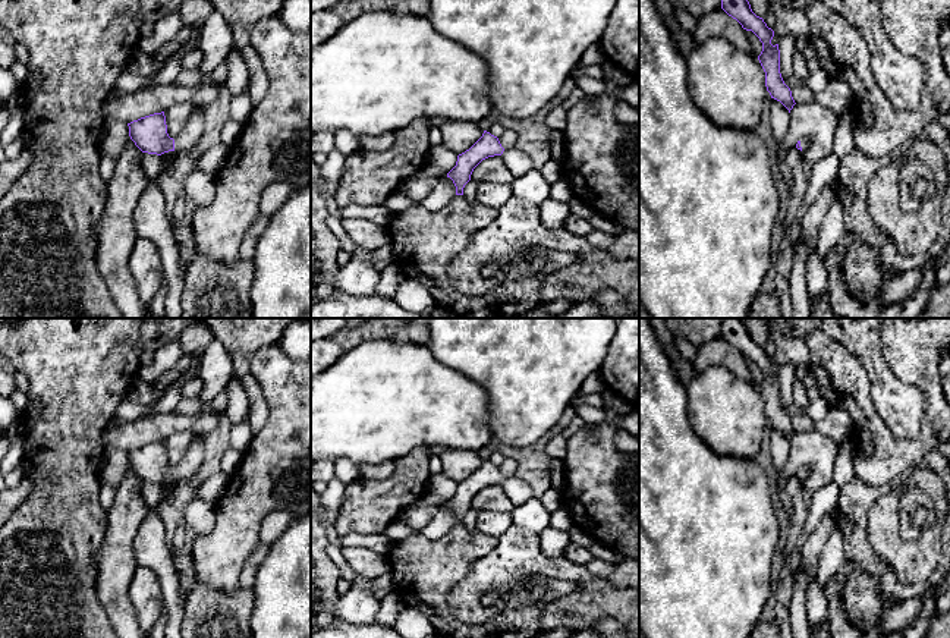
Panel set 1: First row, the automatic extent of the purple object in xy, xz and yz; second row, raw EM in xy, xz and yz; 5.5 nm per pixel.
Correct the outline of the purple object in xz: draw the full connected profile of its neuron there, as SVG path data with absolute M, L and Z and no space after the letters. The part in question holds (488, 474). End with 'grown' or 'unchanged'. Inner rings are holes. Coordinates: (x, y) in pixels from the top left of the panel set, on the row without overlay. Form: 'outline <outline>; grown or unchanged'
outline M484 459L482 465L465 481L457 484L456 494L447 502L456 515L456 524L463 524L474 497L485 487L501 484L515 507L534 497L532 488L518 477L504 478L497 465Z; grown

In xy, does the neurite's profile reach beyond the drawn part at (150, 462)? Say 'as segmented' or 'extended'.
extended

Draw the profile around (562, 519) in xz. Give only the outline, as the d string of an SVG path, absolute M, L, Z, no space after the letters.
M561 506L557 512L551 513L550 525L569 531L572 527L575 527L575 522L572 516L567 513L566 507Z

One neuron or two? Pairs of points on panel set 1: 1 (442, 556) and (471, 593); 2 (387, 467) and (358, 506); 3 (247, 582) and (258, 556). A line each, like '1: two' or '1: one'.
1: two
2: two
3: one

